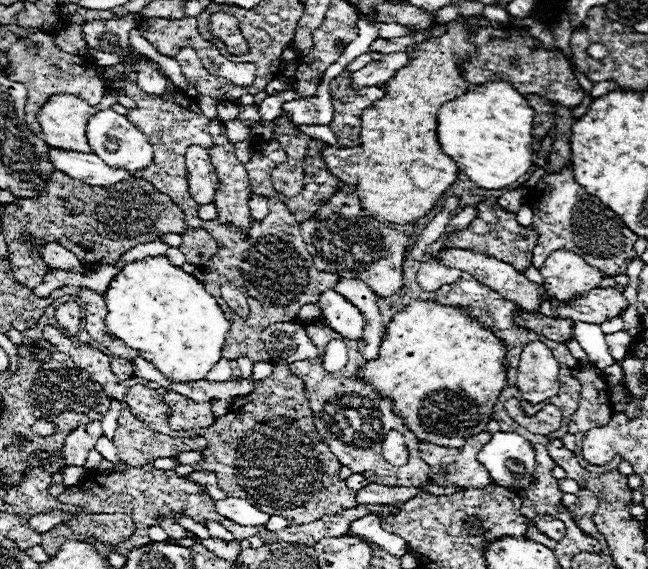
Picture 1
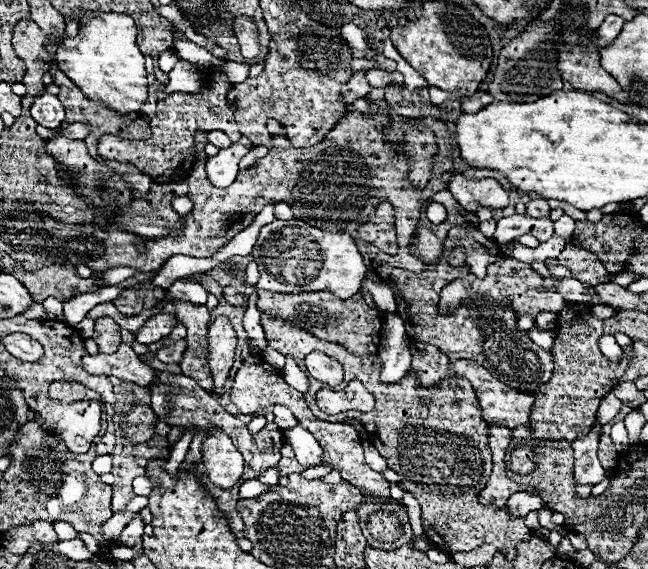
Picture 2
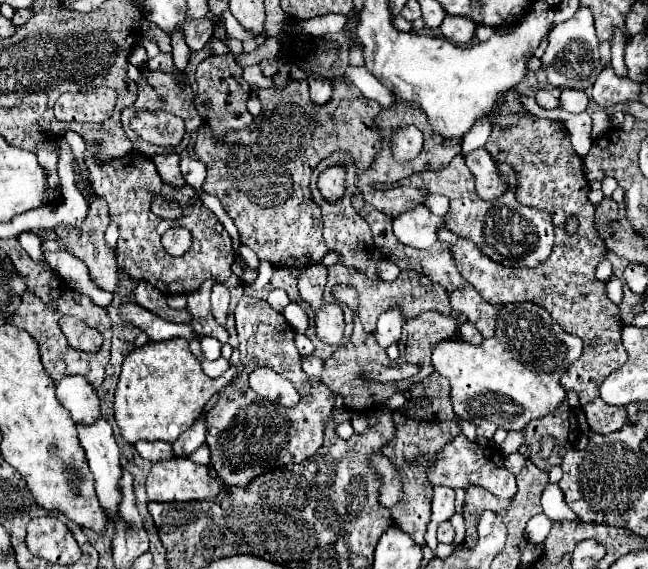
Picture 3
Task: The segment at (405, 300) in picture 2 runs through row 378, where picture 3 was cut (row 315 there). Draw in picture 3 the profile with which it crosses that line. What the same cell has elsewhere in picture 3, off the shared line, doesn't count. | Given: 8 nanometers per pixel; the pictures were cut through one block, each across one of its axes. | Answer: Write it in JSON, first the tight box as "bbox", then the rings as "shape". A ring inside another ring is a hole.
{"bbox":[432,304,584,438],"shape":[[[506,304],[502,306],[502,314],[498,314],[496,332],[490,340],[484,340],[480,346],[472,346],[468,342],[446,340],[440,342],[432,354],[434,370],[450,380],[452,386],[452,404],[454,412],[478,428],[478,436],[492,438],[498,428],[504,430],[524,430],[530,420],[544,418],[562,406],[566,400],[566,392],[560,386],[560,376],[566,368],[580,358],[584,344],[578,336],[564,332],[546,310],[540,306],[526,304]]]}

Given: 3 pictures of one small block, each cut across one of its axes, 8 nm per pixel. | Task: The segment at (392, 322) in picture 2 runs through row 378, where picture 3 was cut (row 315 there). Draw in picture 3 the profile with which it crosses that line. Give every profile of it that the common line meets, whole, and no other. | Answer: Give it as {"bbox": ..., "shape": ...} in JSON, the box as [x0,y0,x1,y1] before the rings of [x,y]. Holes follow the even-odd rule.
{"bbox":[374,308,404,348],"shape":[[[390,308],[388,312],[384,312],[378,318],[378,326],[376,326],[376,332],[374,332],[376,342],[382,348],[388,348],[388,346],[396,344],[400,340],[400,328],[402,328],[402,324],[404,324],[402,314],[396,308]]]}

